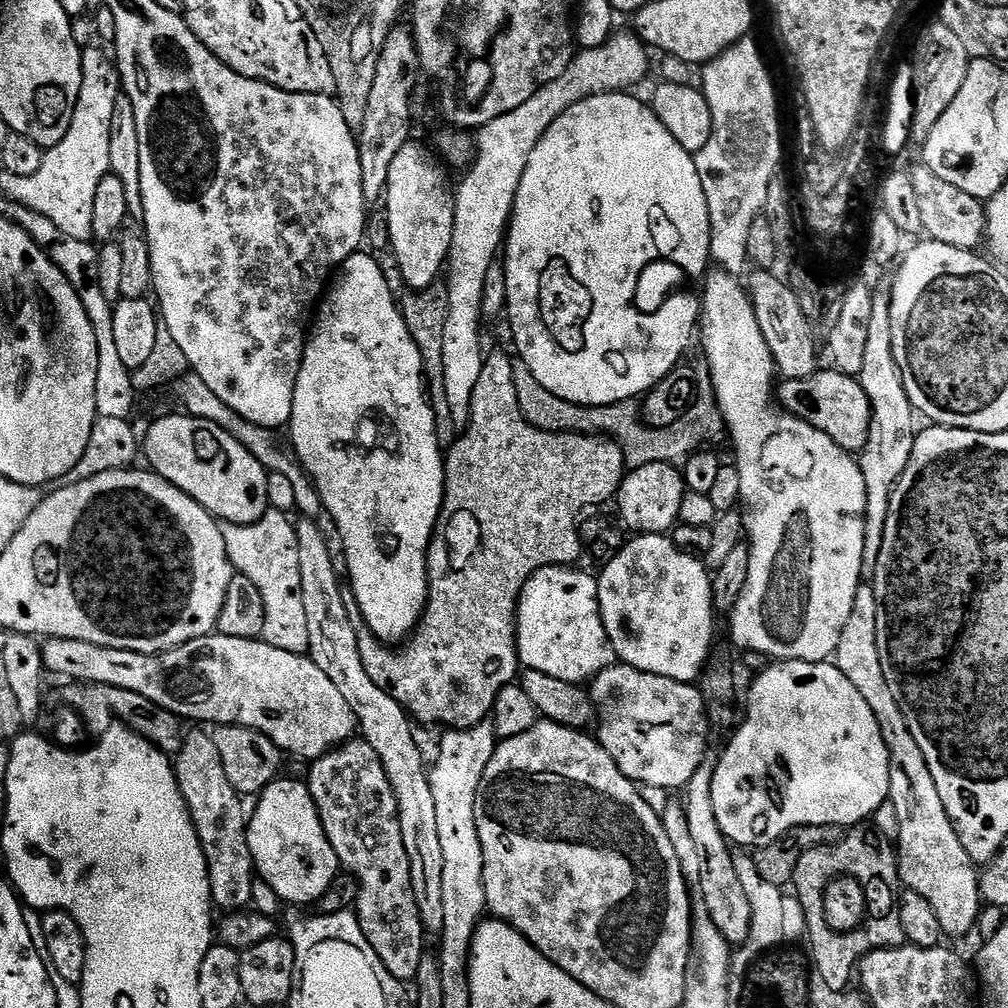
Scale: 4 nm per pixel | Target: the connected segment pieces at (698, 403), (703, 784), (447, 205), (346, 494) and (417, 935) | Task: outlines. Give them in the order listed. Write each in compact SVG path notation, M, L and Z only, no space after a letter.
M519 358L513 359L514 390L518 390L518 406L528 424L547 432L578 432L581 434L599 434L616 441L624 449L624 462L629 469L641 468L647 464L683 465L688 457L701 451L719 432L725 431L724 415L716 416L720 408L712 408L712 400L696 398L692 401L688 412L682 414L678 422L661 428L651 428L642 419L642 404L639 399L623 400L617 404L602 406L586 406L571 404L546 390L534 374L530 374L530 366L526 366Z
M705 755L698 770L694 770L694 778L690 778L690 782L686 786L682 803L686 810L686 823L690 825L690 838L694 838L694 847L698 849L699 899L704 901L714 926L718 926L718 930L726 937L729 945L739 946L747 940L750 934L752 915L750 914L750 901L746 899L746 890L742 890L742 881L738 879L738 870L734 870L733 849L718 826L718 818L714 818L712 783L716 773L716 762L715 755Z
M409 142L406 146L402 146L402 150L398 150L398 155L394 157L394 163L390 166L390 178L388 179L388 190L386 193L386 205L388 204L388 240L392 243L392 256L396 259L396 268L400 271L400 276L409 285L412 290L419 290L421 288L428 288L431 284L437 283L436 276L445 271L448 263L448 255L450 254L450 242L454 238L454 210L456 209L456 198L454 195L453 181L448 181L448 176L442 169L436 165L438 156L431 147L428 148L424 144L416 144L416 142Z
M364 250L355 252L346 263L340 265L335 273L334 282L327 285L315 309L310 331L304 341L304 357L298 370L298 382L294 386L294 410L290 425L293 444L291 447L294 449L297 461L315 484L323 511L329 512L333 522L336 523L336 532L340 535L341 546L344 547L344 560L348 563L346 580L358 602L366 626L385 644L396 646L407 641L416 631L416 625L420 623L420 615L424 613L424 605L428 602L428 544L432 541L432 531L436 529L440 509L444 506L445 453L438 442L441 429L436 426L436 415L426 391L424 367L418 344L414 342L406 326L398 296L396 300L383 270L380 269L379 262L374 257L367 256L366 252Z
M352 738L311 761L312 768L306 775L306 783L316 803L322 826L326 830L326 838L334 850L341 869L349 868L356 875L360 889L356 892L354 911L362 926L362 934L366 934L366 942L374 946L374 954L390 970L390 974L401 982L415 981L418 966L422 966L422 958L426 954L424 936L426 929L420 921L418 906L412 893L410 878L410 858L406 854L406 846L402 842L402 826L398 822L398 802L394 798L394 790L386 778L386 770L382 770L382 762L378 754L362 738Z

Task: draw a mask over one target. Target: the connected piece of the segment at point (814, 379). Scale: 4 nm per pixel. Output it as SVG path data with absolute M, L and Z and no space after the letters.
M817 370L810 378L781 379L778 384L778 403L791 416L797 416L810 426L822 430L822 434L829 436L844 452L859 454L866 446L870 434L871 406L855 376L835 370Z

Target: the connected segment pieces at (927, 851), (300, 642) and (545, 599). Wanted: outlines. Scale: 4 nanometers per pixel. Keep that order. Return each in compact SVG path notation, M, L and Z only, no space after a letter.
M861 583L854 594L854 606L850 606L850 618L846 618L846 626L842 626L842 638L838 638L834 663L842 674L846 674L846 678L850 678L854 690L866 698L866 706L870 706L874 718L878 718L882 738L888 747L888 795L890 808L892 804L896 811L894 844L898 849L901 885L907 891L922 894L922 898L930 902L938 922L942 922L945 937L964 936L975 926L982 909L978 868L970 854L966 854L946 814L946 806L942 806L930 766L926 766L926 758L922 758L922 750L918 742L914 742L914 734L910 734L910 726L906 726L906 718L902 718L902 710L898 710L894 694L890 694L886 673L882 671L882 658L878 658L878 602L871 583Z
M268 509L255 524L224 524L222 531L233 569L250 578L262 594L263 605L266 606L262 638L280 650L305 655L309 648L309 635L303 609L297 536L293 521L288 519L285 513Z
M546 566L528 579L520 595L520 604L516 607L516 653L520 656L520 663L525 669L533 668L542 674L550 674L550 678L558 678L567 684L580 686L591 681L592 677L598 675L602 670L611 668L613 664L617 663L617 659L610 646L610 638L606 634L606 626L602 622L602 614L598 606L598 579L593 573L591 576L590 573L579 572L578 569L579 567L576 566Z

